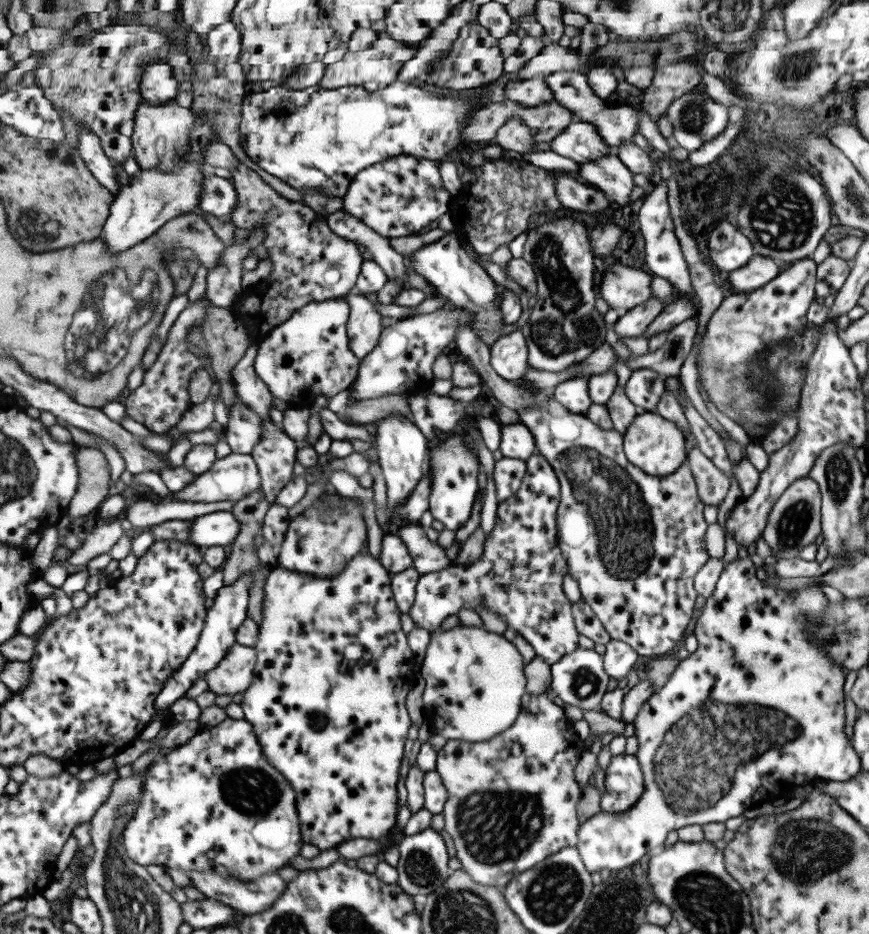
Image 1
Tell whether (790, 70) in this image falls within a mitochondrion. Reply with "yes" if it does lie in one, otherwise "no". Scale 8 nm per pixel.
yes

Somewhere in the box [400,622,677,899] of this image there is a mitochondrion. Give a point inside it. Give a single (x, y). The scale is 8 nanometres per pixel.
(495, 826)

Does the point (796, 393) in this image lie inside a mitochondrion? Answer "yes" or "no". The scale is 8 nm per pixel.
no

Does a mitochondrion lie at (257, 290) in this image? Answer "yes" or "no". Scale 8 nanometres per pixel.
no

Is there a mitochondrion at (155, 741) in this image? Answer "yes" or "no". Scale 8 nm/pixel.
no

